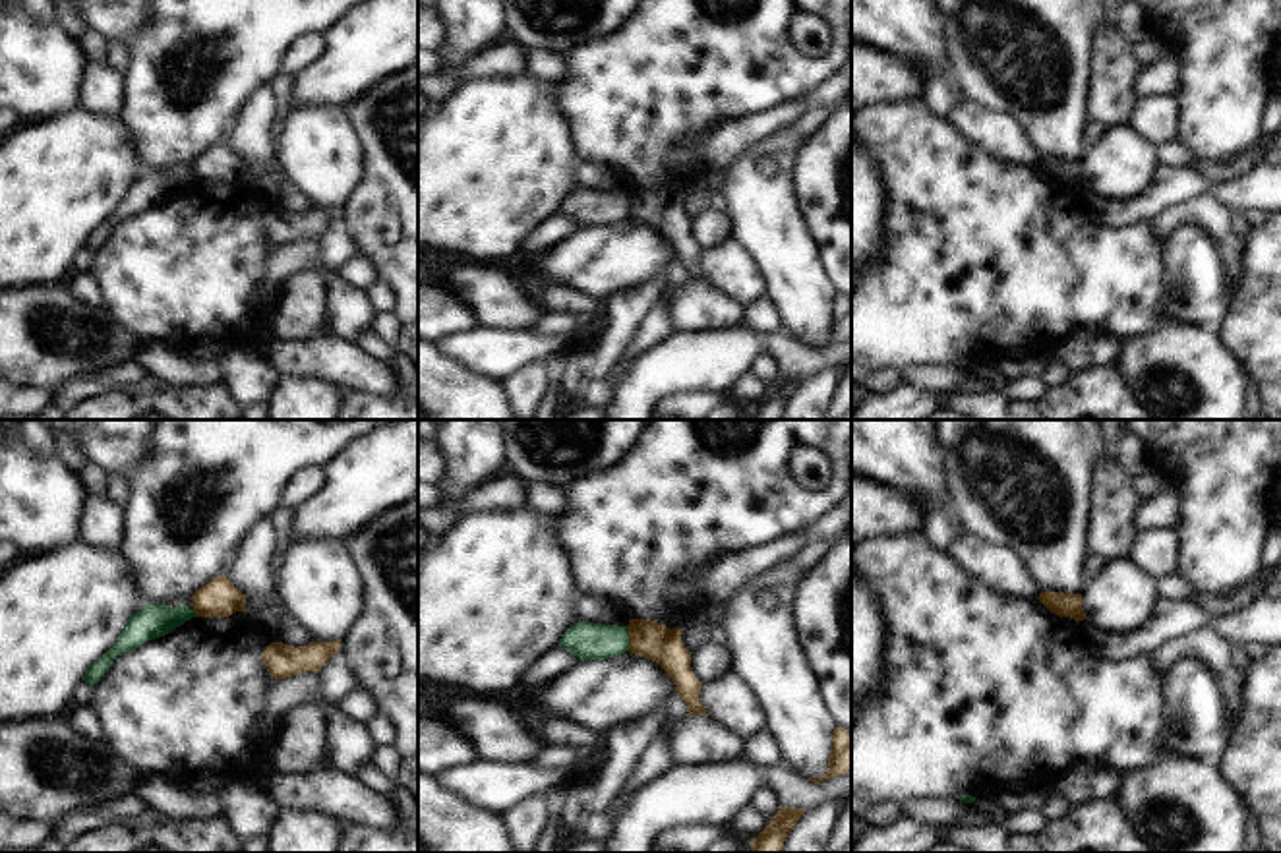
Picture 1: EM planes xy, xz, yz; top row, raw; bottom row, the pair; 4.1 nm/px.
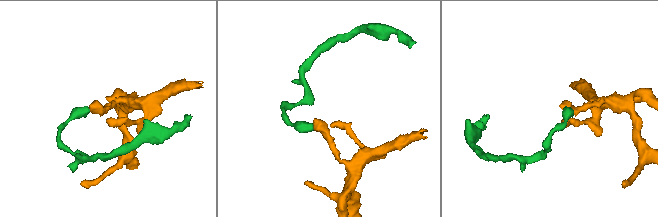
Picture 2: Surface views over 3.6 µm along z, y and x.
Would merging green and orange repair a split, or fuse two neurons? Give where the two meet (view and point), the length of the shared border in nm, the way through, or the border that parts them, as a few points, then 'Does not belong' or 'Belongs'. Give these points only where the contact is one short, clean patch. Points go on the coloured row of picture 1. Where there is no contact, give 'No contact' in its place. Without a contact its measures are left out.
Touches green at xz (627, 639). Shared border 110 nm. Boundary: xz (627, 625), (629, 650). Does not belong.

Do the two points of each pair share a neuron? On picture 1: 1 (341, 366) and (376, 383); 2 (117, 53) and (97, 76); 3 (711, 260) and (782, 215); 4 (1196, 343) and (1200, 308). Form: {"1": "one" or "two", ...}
{"1": "one", "2": "two", "3": "two", "4": "two"}

